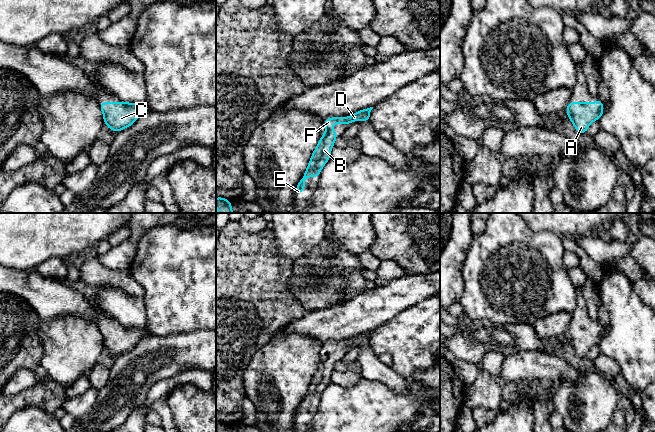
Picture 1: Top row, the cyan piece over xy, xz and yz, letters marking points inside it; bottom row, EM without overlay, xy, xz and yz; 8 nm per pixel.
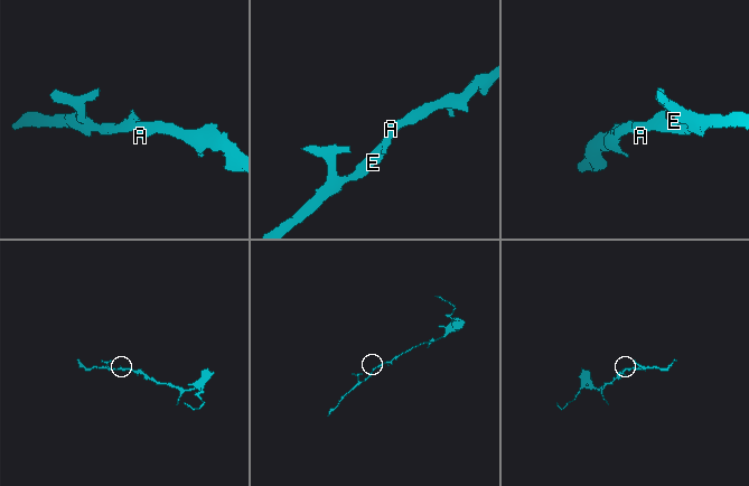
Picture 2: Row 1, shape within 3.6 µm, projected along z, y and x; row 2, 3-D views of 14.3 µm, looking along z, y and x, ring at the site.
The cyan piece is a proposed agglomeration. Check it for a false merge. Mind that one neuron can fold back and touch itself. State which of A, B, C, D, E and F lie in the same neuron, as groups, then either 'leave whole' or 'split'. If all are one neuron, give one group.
groups A B C D E F; leave whole

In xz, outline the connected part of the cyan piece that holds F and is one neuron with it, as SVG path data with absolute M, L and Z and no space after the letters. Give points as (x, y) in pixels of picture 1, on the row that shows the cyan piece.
M373 107L363 109L348 117L330 117L324 119L323 122L326 130L312 153L308 167L297 184L295 194L300 195L305 190L305 179L307 177L320 177L321 169L329 161L331 149L334 147L334 142L338 137L338 134L331 128L331 125L346 124L350 126L352 121L371 121L370 112L372 109Z

